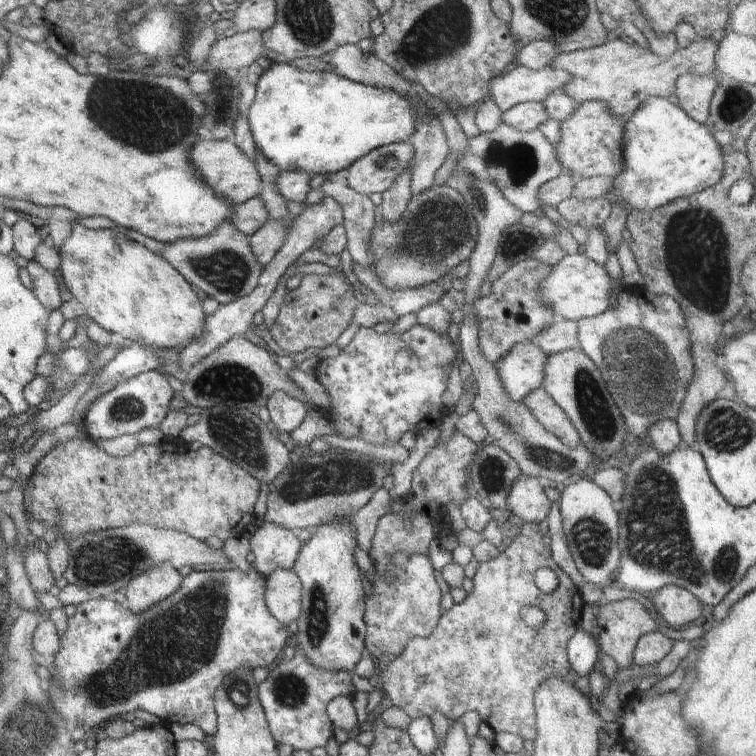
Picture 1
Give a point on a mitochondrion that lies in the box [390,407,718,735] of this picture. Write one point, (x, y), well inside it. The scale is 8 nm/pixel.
(592, 538)

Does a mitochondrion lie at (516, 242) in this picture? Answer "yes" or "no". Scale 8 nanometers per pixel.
yes

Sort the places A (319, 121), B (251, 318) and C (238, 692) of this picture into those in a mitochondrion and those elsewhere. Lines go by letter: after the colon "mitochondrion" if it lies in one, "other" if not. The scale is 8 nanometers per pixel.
A: other
B: other
C: mitochondrion

